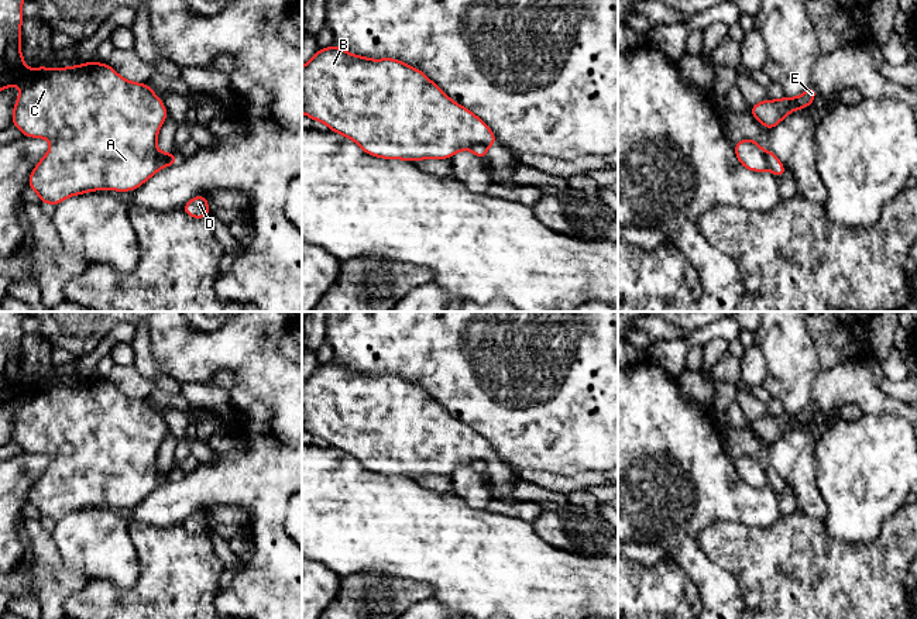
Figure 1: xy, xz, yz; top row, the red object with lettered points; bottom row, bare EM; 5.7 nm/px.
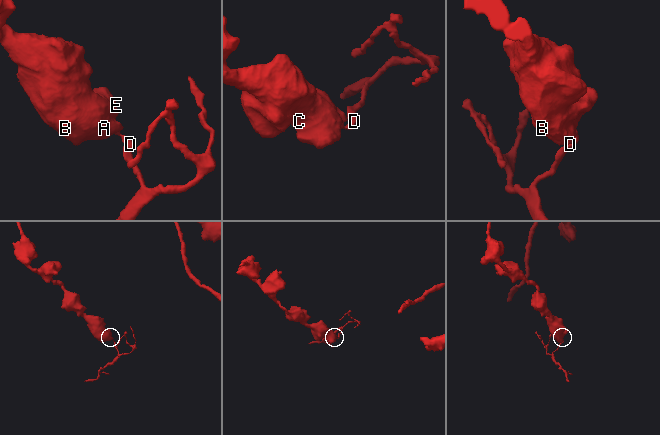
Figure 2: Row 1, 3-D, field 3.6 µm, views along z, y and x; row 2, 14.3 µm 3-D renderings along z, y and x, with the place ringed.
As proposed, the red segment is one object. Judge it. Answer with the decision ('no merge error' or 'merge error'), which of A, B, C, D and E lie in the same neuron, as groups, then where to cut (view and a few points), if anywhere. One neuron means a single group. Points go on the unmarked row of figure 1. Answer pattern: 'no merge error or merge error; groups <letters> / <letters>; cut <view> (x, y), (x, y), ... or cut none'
merge error; groups A B C E / D; cut xz (487, 461), (477, 460), (469, 464)

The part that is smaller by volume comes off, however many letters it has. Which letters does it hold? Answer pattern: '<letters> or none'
D

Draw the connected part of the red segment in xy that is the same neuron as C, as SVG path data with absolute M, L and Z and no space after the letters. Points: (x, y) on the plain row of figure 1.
M0 312L0 406L13 400L21 403L10 440L24 453L52 457L51 464L28 492L28 502L40 512L41 519L58 522L71 512L100 505L133 508L162 484L176 481L178 470L171 468L166 477L159 474L157 453L168 427L148 399L126 396L107 378L90 376L66 384L25 384L20 364L24 317L23 312Z

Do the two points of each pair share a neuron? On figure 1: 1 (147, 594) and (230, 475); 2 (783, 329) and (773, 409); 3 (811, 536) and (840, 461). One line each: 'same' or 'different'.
1: different
2: different
3: different

